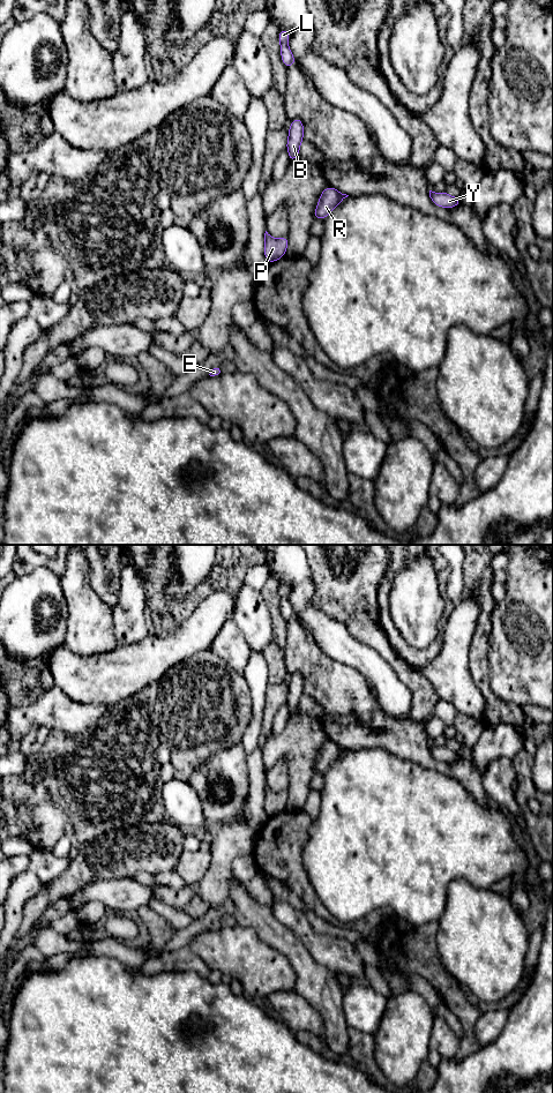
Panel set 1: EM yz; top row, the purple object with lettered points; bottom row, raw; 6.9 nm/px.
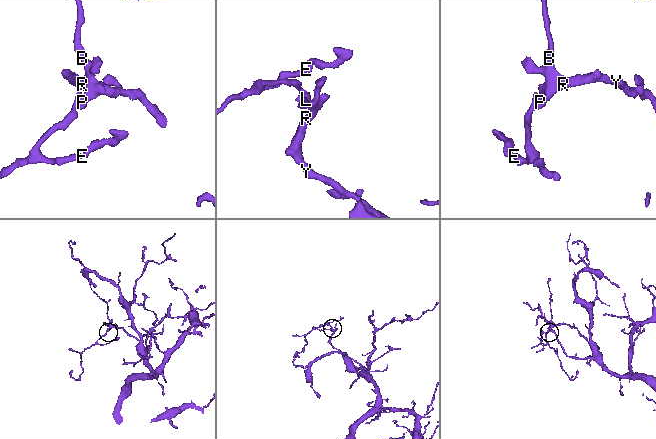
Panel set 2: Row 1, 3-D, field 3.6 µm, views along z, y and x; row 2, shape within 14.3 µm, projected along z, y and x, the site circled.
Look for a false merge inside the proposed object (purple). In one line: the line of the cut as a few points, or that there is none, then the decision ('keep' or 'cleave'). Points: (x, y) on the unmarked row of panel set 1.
cut none; keep

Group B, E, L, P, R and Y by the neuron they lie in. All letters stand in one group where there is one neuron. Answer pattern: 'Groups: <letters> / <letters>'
Groups: B E L P R Y

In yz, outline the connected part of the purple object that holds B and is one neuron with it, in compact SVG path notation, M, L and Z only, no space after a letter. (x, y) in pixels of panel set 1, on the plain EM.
M296 672L293 675L291 675L287 688L289 693L286 696L286 703L289 706L290 716L293 716L298 711L298 706L300 705L300 698L304 694L304 677L299 672Z

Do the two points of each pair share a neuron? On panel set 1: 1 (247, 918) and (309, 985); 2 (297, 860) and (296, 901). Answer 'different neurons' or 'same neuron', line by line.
1: same neuron
2: different neurons

